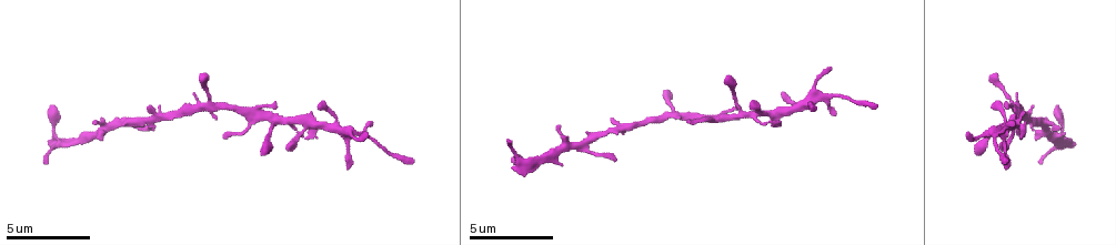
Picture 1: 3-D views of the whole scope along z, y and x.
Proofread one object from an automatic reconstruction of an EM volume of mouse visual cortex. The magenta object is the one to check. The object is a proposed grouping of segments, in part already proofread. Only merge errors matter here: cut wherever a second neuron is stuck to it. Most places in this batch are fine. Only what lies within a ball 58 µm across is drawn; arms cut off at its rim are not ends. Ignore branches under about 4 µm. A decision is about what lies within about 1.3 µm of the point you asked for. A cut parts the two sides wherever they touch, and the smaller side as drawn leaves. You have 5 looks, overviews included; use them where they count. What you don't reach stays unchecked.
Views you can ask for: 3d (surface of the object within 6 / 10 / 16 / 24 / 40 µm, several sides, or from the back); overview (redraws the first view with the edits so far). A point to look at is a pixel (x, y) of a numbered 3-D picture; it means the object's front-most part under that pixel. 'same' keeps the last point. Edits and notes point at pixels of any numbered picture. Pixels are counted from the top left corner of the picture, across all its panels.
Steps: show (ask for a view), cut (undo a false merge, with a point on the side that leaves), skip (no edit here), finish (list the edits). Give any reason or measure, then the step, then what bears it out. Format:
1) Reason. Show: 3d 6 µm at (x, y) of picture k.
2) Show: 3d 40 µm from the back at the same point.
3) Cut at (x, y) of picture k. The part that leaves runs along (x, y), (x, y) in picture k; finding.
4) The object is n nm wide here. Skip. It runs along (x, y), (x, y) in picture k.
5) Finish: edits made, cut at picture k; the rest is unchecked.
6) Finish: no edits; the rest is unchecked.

Thin neck. Show: 3d 16 µm at (148, 119) of picture 1.

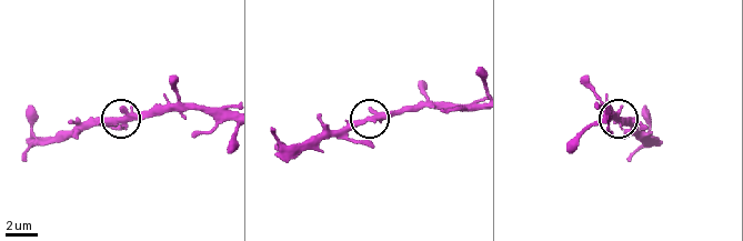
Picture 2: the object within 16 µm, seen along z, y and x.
Skip. It runs along (184, 108), (154, 108), (114, 120), (84, 120) in picture 2; all the same neuron.

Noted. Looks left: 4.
A fork. Show: 3d 10 µm at (683, 115) of picture 1.

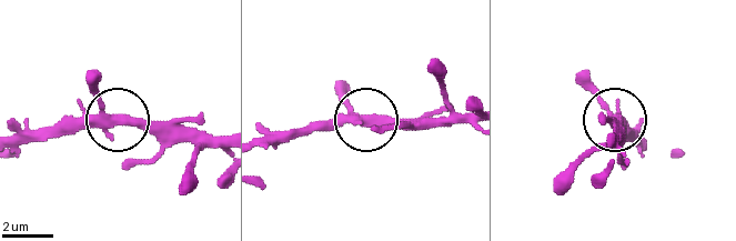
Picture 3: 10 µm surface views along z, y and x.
Skip. It runs along (364, 122), (338, 118), (308, 124) in picture 3; one neuron here.

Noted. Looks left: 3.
Small branch off a trunk. Show: 3d 10 µm at (816, 95) of picture 1.

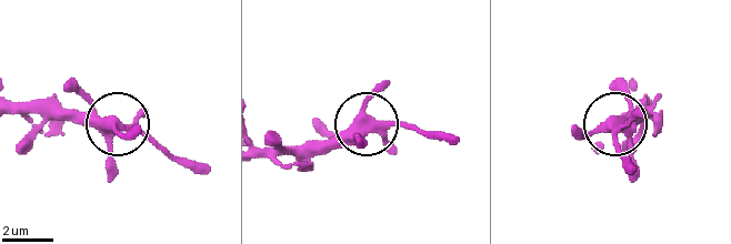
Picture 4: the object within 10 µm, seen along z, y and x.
Other side. Show: 3d 10 µm from the back at (369, 125) of picture 4.

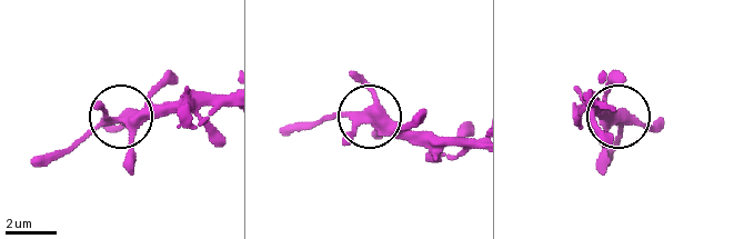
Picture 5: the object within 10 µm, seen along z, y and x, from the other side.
Skip. It runs along (475, 143), (436, 143), (360, 118), (318, 121) in picture 5; continuous, no second neuron.

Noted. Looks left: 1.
Finish: no edits; the rest is unchecked.

